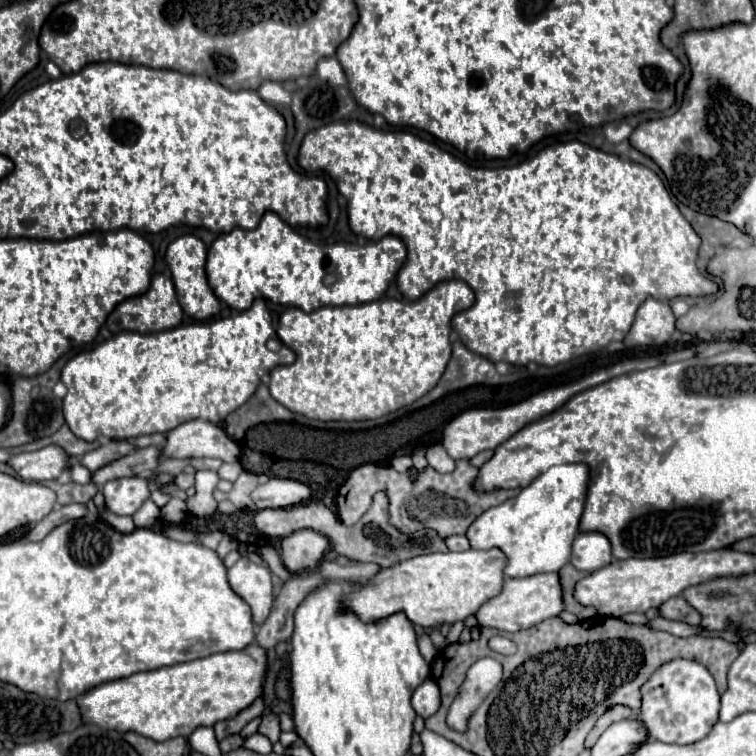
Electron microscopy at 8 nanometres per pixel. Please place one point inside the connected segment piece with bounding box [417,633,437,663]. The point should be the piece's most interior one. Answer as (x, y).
(426, 647)

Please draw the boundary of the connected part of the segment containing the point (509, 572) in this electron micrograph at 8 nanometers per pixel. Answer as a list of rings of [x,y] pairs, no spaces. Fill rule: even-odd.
[[[565,463],[547,469],[545,473],[535,477],[527,487],[523,487],[517,497],[487,509],[481,517],[477,517],[477,521],[473,521],[473,525],[467,531],[471,547],[473,549],[499,547],[509,561],[509,565],[505,567],[507,577],[529,577],[535,573],[559,571],[569,561],[571,543],[579,533],[579,519],[587,497],[587,483],[589,483],[589,467],[585,463]]]

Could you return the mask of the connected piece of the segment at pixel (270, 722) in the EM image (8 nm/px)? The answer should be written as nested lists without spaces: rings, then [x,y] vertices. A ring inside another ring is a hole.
[[[263,715],[263,721],[259,725],[259,733],[263,733],[265,737],[271,739],[271,743],[279,741],[279,717],[277,715]]]

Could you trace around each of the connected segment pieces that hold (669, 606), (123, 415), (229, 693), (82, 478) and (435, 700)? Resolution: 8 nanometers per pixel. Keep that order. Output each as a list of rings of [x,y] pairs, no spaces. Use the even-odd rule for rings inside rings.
[[[673,597],[669,601],[665,601],[665,605],[661,605],[661,615],[673,621],[685,621],[689,625],[699,625],[701,623],[701,613],[697,609],[693,609],[685,597]]]
[[[255,299],[249,309],[227,319],[179,325],[149,335],[121,331],[91,351],[75,355],[61,369],[61,381],[67,387],[63,415],[69,429],[85,441],[95,441],[99,435],[109,439],[131,439],[147,433],[167,433],[193,419],[223,423],[229,413],[255,393],[259,379],[265,373],[293,361],[295,353],[277,337],[265,301]]]
[[[249,645],[241,653],[215,653],[195,661],[161,667],[155,671],[133,673],[125,679],[97,685],[81,693],[77,697],[77,705],[83,723],[95,723],[103,729],[113,729],[119,733],[135,731],[153,741],[167,741],[179,735],[189,737],[189,733],[193,733],[193,729],[197,727],[213,727],[217,721],[235,717],[241,709],[245,709],[245,705],[253,703],[253,697],[257,697],[257,693],[263,693],[261,677],[265,677],[265,657],[261,657],[261,649],[257,649],[257,645]]]
[[[79,461],[73,463],[73,469],[71,471],[71,477],[75,483],[91,483],[91,471],[87,467],[83,467]]]
[[[427,679],[425,683],[421,683],[413,691],[411,705],[417,711],[417,715],[421,715],[423,719],[437,713],[439,705],[441,705],[441,695],[439,695],[439,689],[437,689],[437,683],[433,679]]]

